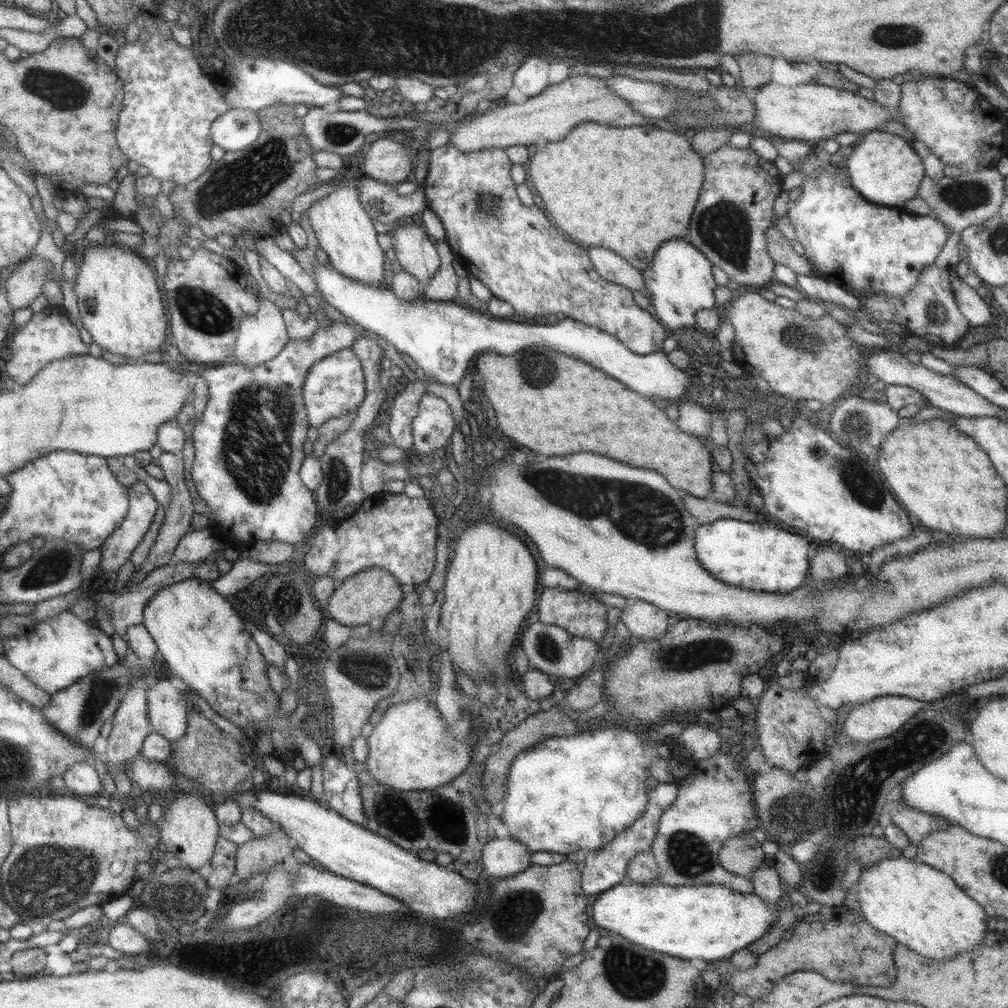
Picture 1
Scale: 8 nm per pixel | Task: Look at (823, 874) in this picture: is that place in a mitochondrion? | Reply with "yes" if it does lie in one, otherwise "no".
yes

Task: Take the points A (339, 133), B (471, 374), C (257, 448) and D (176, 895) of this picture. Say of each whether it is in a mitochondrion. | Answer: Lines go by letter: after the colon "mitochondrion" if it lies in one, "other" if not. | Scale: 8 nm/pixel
A: mitochondrion
B: other
C: mitochondrion
D: mitochondrion

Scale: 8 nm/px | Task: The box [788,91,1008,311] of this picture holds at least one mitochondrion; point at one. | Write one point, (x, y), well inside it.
(962, 196)

